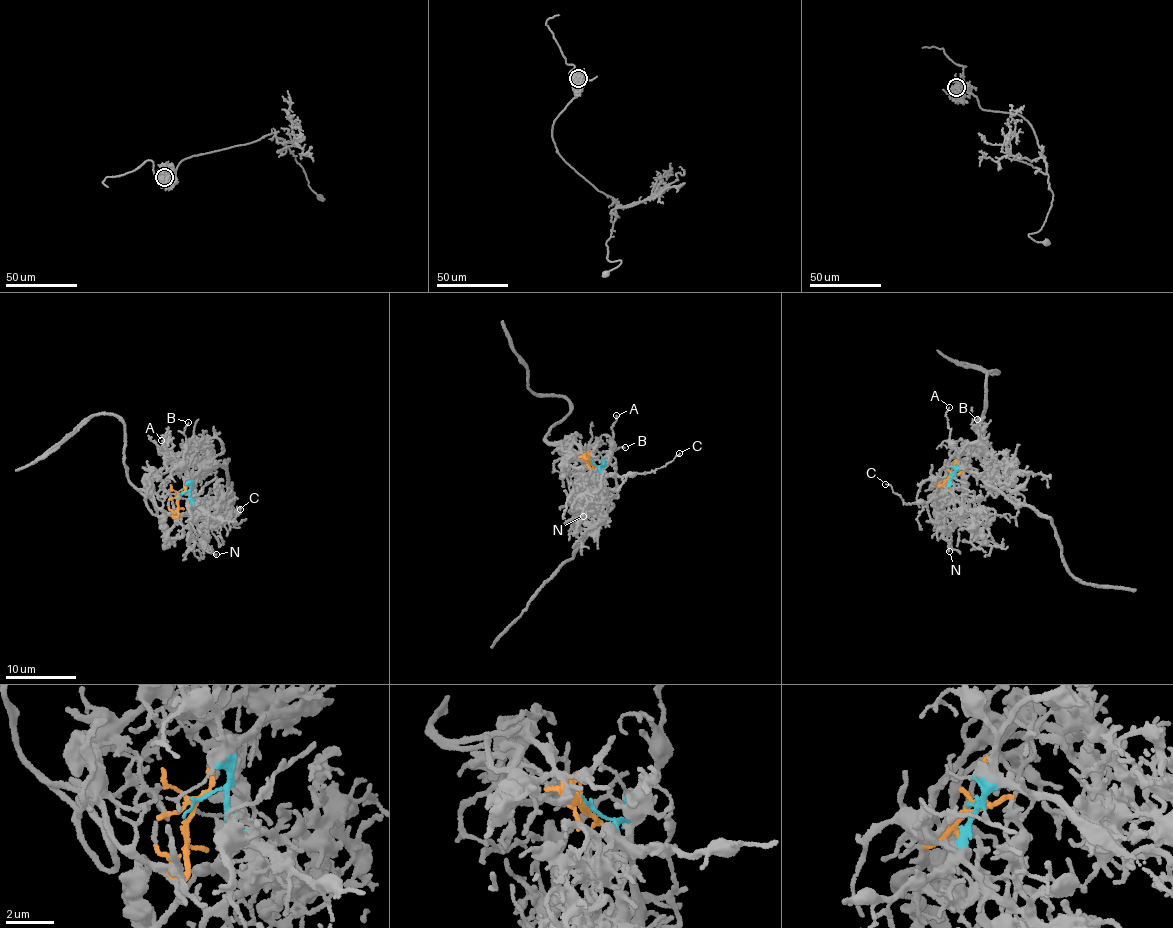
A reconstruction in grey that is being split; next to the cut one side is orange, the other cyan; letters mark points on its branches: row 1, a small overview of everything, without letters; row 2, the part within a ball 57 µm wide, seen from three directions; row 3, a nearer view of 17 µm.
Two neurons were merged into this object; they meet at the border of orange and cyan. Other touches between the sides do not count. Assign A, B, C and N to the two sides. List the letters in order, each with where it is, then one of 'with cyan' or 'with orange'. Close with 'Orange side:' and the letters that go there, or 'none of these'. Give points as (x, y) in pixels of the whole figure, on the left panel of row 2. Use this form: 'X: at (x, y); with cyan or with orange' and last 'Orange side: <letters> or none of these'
A: at (161, 440); with cyan
B: at (188, 422); with cyan
C: at (240, 509); with cyan
N: at (216, 554); with orange
Orange side: N

